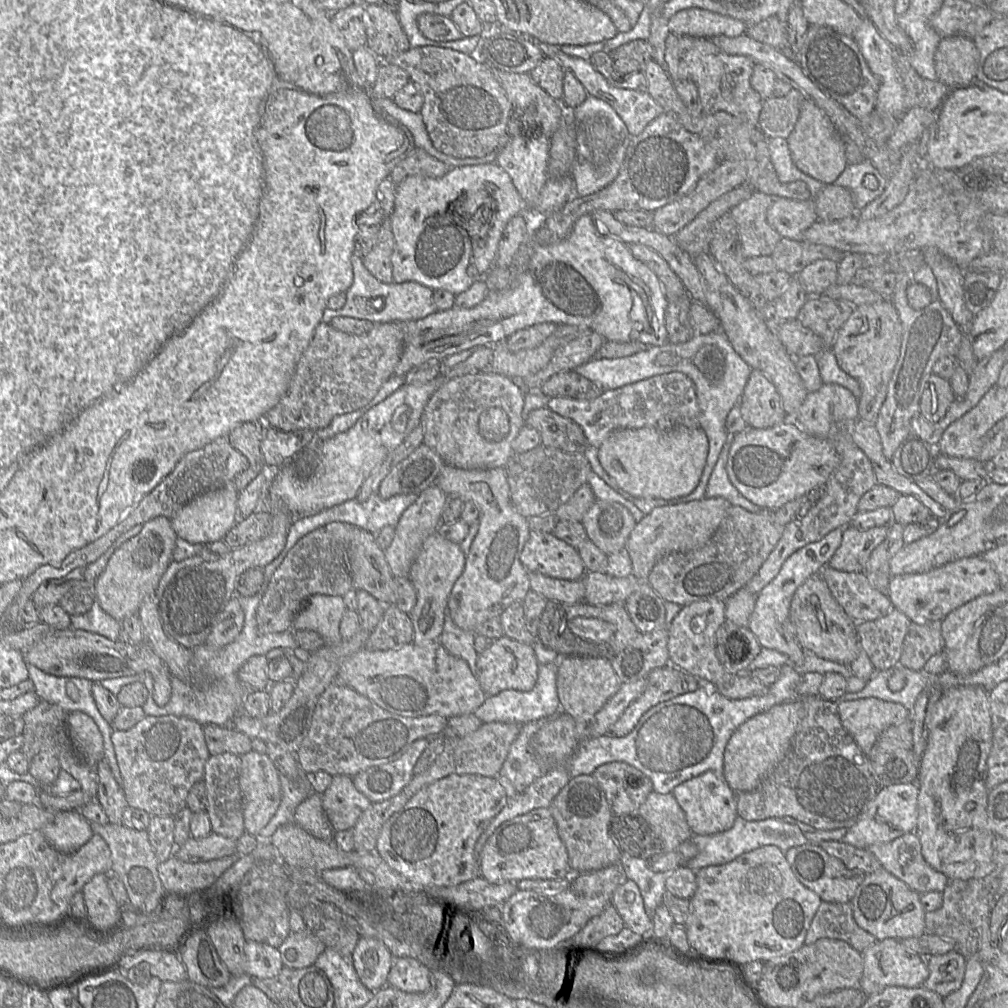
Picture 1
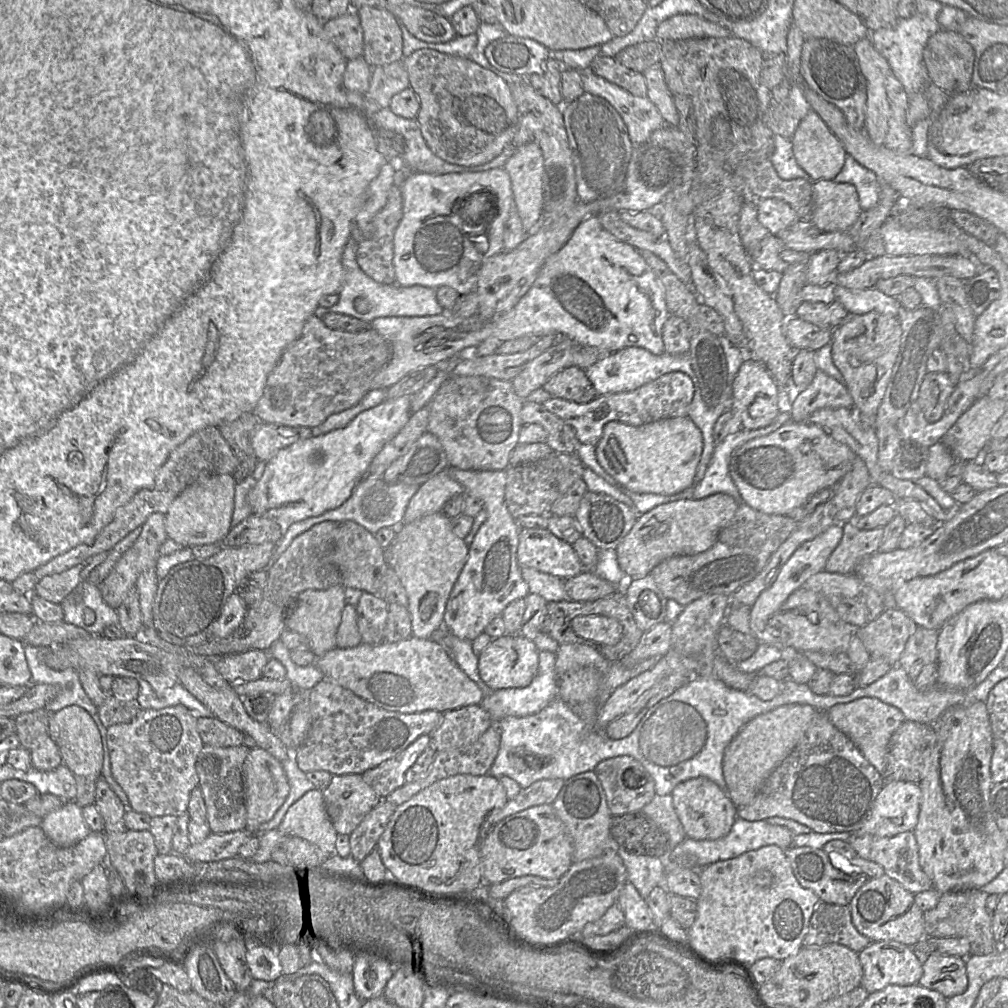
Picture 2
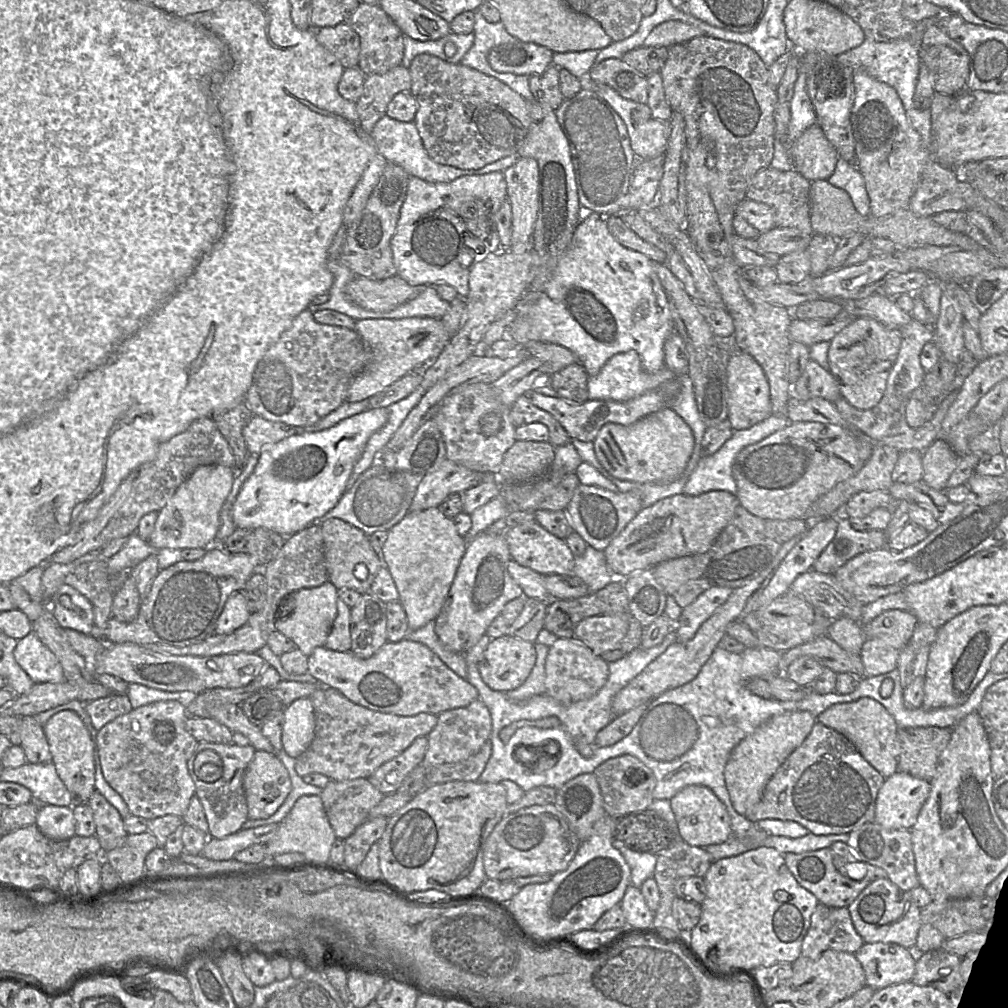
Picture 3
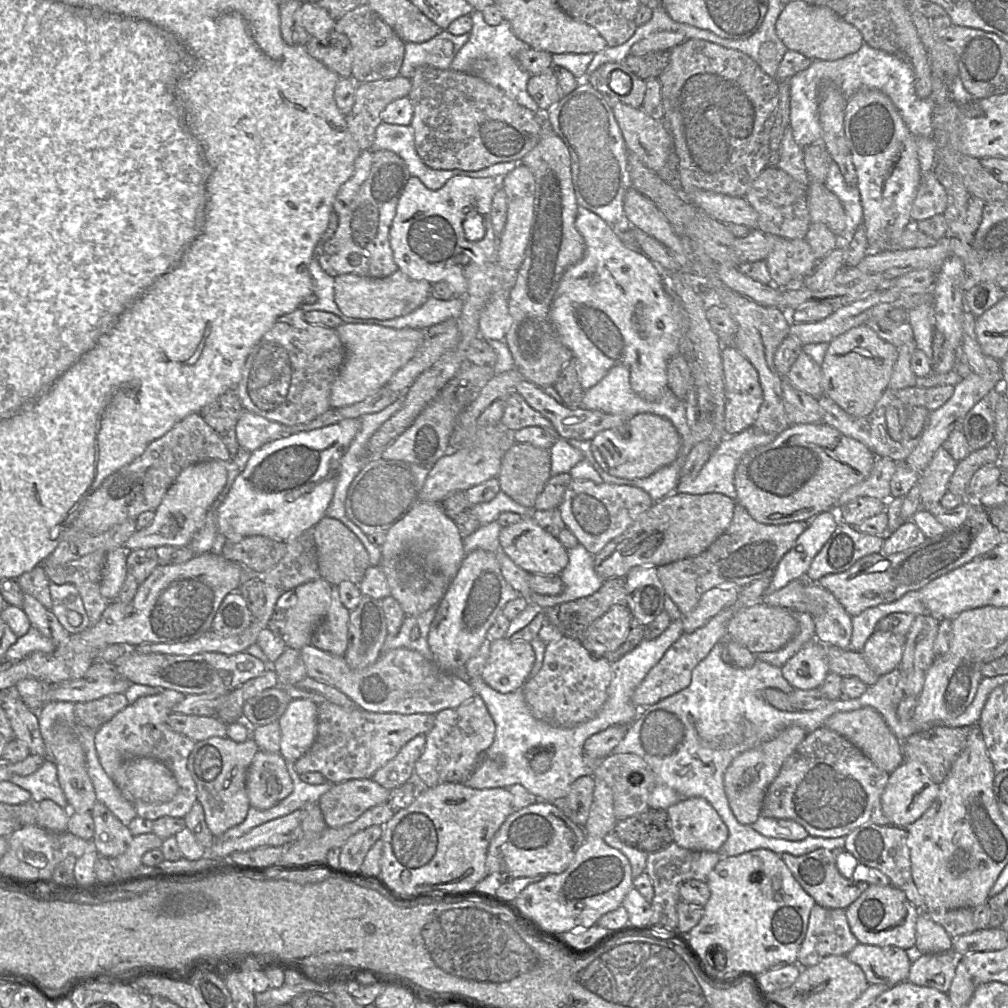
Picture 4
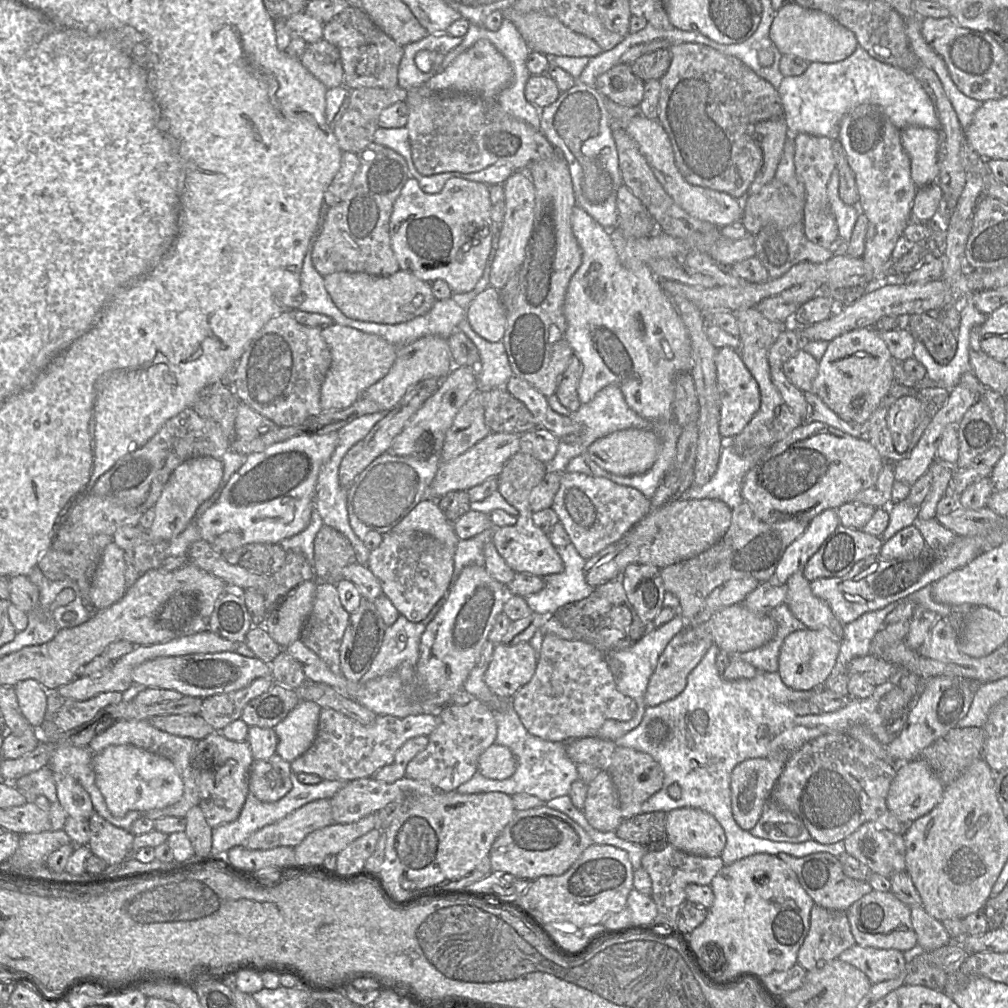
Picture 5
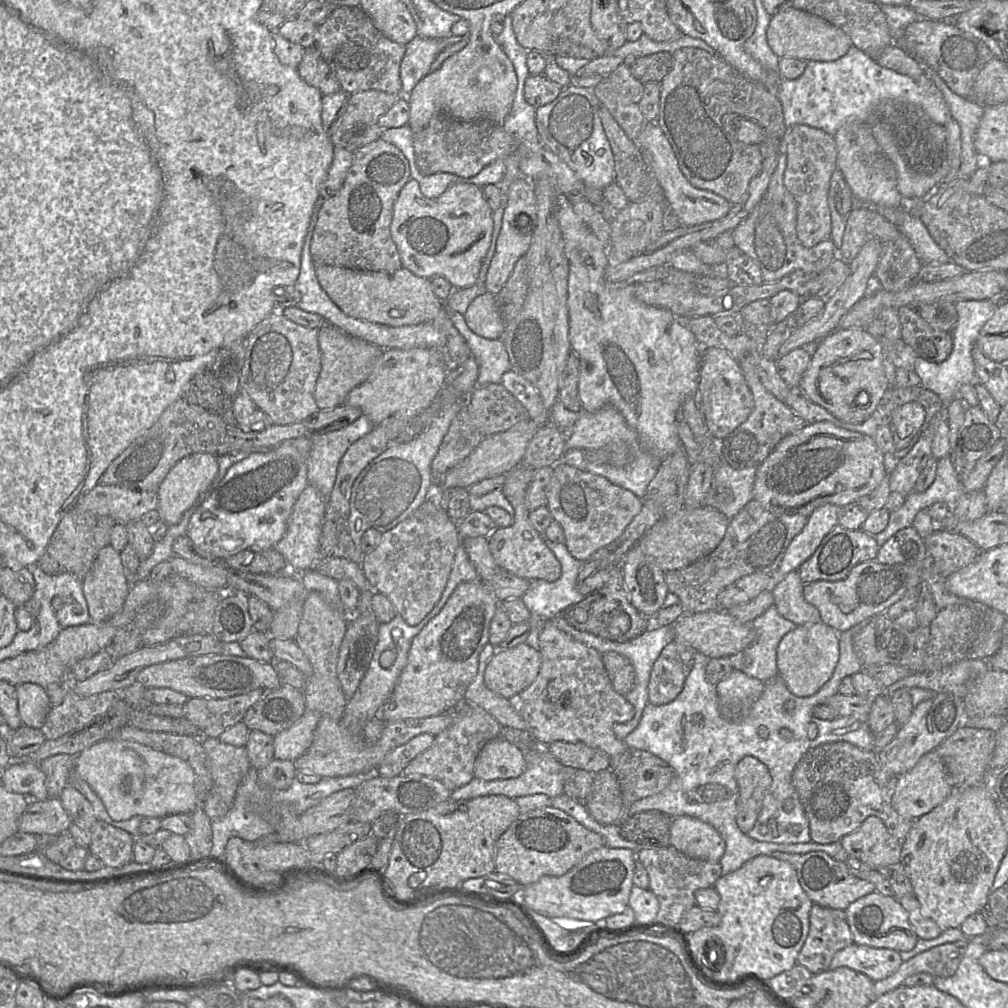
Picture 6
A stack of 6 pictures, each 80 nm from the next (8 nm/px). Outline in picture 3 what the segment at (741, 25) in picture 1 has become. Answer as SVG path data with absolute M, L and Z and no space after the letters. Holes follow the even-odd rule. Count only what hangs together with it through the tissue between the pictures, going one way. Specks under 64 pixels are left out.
M669 20L653 28L643 46L669 48L699 36L705 36L701 29L678 20Z

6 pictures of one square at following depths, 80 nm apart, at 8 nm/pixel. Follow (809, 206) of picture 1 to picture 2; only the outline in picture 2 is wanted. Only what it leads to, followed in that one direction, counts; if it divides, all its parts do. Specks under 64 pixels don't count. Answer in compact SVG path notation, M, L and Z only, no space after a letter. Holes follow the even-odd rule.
M779 199L757 200L757 217L772 235L800 221L791 206Z

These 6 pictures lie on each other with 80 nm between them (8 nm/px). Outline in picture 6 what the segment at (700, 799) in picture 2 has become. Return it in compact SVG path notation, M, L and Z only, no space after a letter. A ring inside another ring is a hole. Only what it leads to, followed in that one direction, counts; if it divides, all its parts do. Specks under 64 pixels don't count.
M689 816L674 817L670 846L688 857L718 862L725 851L721 835L709 824Z

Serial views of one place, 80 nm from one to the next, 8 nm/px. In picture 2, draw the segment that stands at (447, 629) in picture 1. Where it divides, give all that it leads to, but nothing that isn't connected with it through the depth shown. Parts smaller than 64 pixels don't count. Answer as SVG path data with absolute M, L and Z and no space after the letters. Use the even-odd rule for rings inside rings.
M444 627L436 630L429 638L440 643L461 670L472 680L486 696L493 692L480 678L478 656L472 650L472 642L461 639L446 631Z

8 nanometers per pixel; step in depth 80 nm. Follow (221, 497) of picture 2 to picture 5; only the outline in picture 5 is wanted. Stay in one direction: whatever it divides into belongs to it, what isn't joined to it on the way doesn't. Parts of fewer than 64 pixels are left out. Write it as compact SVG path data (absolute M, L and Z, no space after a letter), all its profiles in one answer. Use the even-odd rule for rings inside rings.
M202 456L181 463L171 474L155 506L155 519L150 528L122 526L113 535L113 542L126 551L143 543L171 541L183 532L195 517L201 504L208 500L219 487L223 477L223 463L220 458Z

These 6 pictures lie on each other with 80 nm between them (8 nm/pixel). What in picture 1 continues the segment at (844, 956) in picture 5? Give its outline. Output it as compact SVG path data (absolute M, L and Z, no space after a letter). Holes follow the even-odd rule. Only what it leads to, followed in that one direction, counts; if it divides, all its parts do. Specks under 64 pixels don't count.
M886 938L877 940L861 954L863 958L863 973L858 987L866 996L878 994L891 986L919 987L929 976L928 967L922 962L920 955L905 947L898 939Z

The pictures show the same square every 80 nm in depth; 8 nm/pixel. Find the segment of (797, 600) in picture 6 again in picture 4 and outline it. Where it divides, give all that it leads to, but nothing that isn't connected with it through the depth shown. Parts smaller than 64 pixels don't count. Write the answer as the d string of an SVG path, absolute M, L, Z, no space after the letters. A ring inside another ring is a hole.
M807 576L799 579L803 580L808 597L814 598L823 605L822 614L813 616L815 625L815 639L825 645L848 649L852 636L852 616L845 611L834 595L821 587L818 582L809 580Z

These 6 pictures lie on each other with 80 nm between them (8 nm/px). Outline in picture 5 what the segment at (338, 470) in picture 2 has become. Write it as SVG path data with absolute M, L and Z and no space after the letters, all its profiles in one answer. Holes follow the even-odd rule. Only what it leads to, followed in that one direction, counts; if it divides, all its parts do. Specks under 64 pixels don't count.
M338 431L324 435L302 435L275 443L262 452L246 455L244 464L231 476L219 498L196 520L200 539L220 553L251 543L279 544L302 532L314 509L316 483L322 466L338 443Z

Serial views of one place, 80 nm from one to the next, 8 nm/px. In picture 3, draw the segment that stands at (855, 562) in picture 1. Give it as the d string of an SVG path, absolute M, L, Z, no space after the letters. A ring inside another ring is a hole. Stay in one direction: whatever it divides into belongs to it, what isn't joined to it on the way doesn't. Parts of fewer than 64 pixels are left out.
M838 515L837 532L816 559L812 570L822 574L834 574L857 555L886 547L887 538L884 531L856 531L851 520Z

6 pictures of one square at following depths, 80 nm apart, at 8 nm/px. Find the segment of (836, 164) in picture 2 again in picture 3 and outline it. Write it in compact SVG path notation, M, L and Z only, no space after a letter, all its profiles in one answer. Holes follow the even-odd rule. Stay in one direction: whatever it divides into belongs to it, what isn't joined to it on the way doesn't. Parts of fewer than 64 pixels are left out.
M817 123L791 143L790 154L795 170L810 182L827 180L839 159L837 151Z

